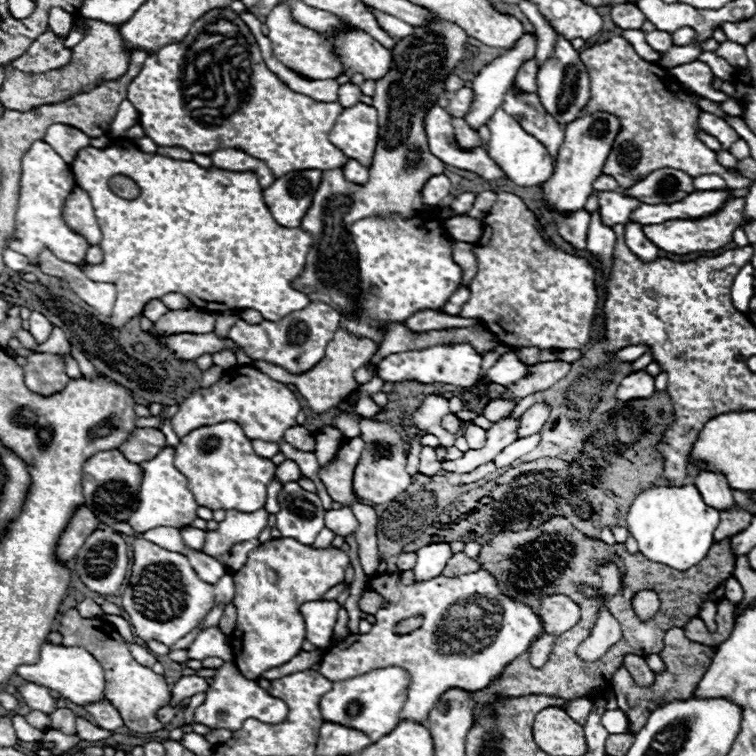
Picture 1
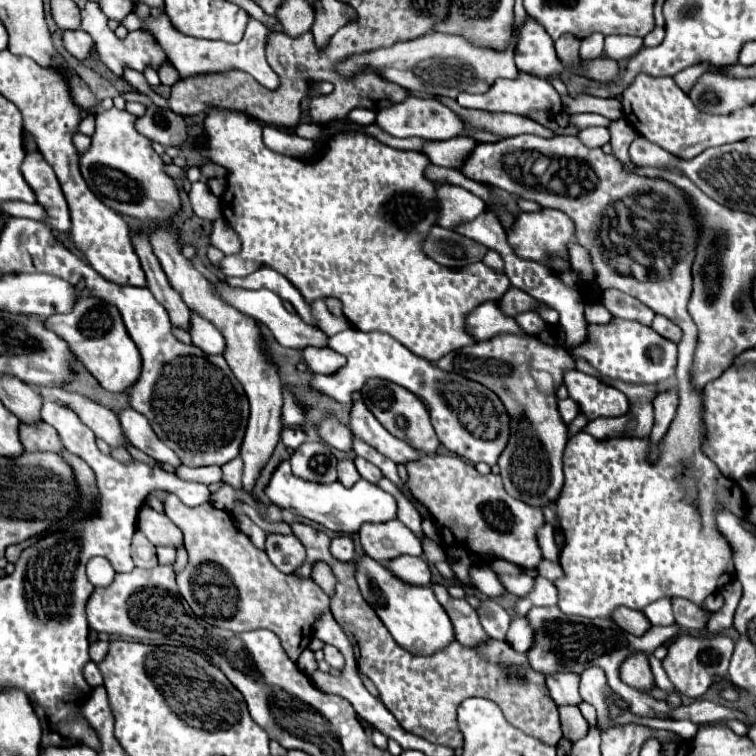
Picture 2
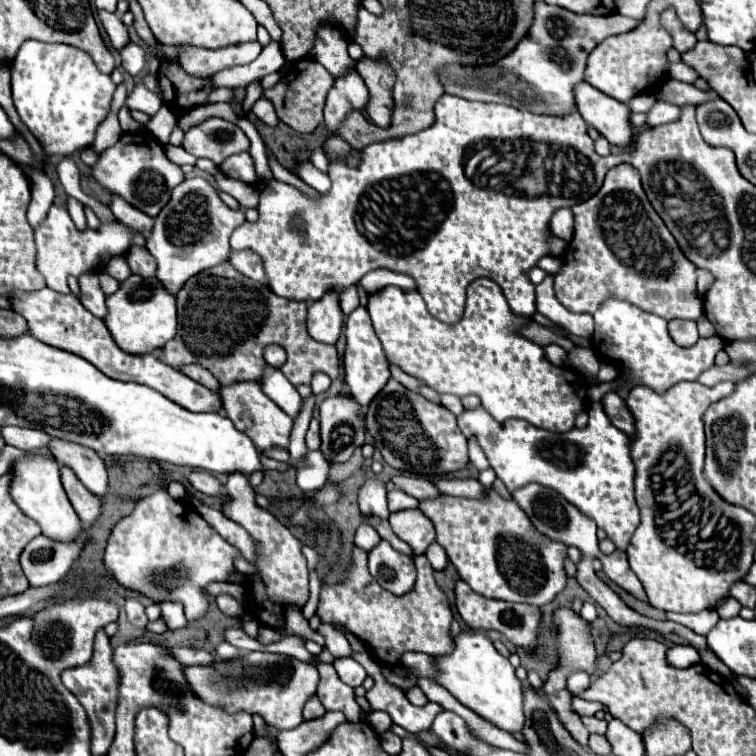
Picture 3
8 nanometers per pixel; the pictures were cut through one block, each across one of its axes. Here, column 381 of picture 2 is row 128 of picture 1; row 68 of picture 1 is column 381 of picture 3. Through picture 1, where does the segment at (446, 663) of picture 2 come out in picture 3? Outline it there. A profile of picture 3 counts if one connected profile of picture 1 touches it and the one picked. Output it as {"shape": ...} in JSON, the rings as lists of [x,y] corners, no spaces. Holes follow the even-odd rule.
{"shape":[[[354,546],[352,550],[352,564],[346,568],[346,576],[342,582],[328,586],[322,584],[320,590],[320,602],[318,602],[318,610],[316,614],[320,616],[322,624],[342,624],[348,632],[352,632],[354,636],[358,636],[368,650],[372,652],[372,656],[378,660],[380,666],[384,668],[398,668],[400,666],[400,656],[406,652],[424,652],[424,654],[444,654],[452,650],[452,638],[450,638],[450,622],[452,622],[452,610],[450,604],[446,600],[446,594],[440,590],[440,586],[434,580],[434,572],[430,562],[426,560],[426,556],[416,556],[416,568],[418,568],[418,580],[416,580],[416,590],[412,590],[410,594],[398,598],[394,594],[390,594],[388,590],[382,590],[382,586],[378,586],[378,582],[374,582],[374,578],[370,578],[368,572],[368,564],[366,564],[368,554]]]}

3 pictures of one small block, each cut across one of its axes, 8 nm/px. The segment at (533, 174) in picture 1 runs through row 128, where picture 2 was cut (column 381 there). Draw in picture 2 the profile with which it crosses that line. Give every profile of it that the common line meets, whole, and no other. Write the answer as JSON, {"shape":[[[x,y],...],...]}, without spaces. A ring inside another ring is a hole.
{"shape":[[[288,460],[282,462],[278,466],[278,470],[274,472],[270,484],[266,486],[266,494],[282,510],[290,510],[302,518],[322,524],[324,528],[328,528],[336,534],[356,534],[362,524],[388,522],[388,520],[394,520],[396,512],[398,512],[396,498],[392,494],[380,490],[376,484],[358,480],[352,488],[344,488],[340,482],[332,482],[332,484],[302,482],[302,478],[292,474]]]}

